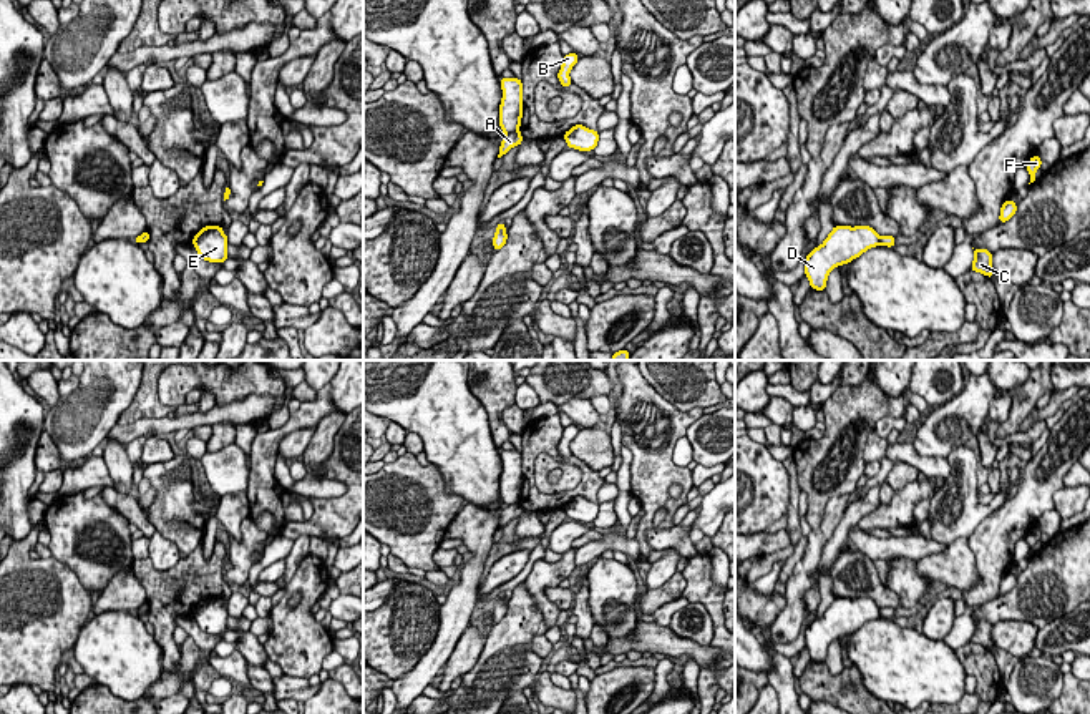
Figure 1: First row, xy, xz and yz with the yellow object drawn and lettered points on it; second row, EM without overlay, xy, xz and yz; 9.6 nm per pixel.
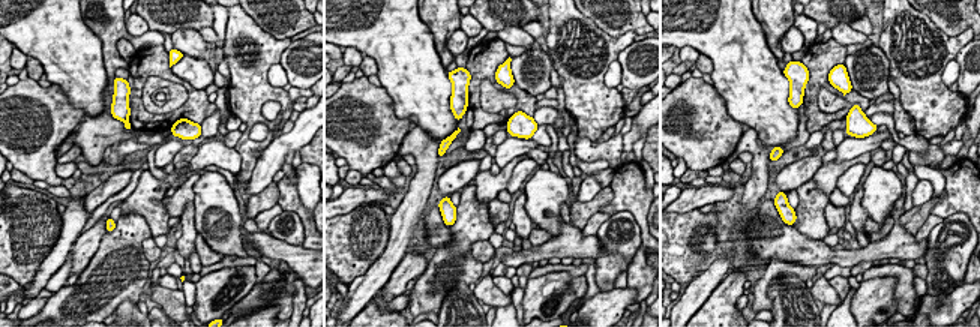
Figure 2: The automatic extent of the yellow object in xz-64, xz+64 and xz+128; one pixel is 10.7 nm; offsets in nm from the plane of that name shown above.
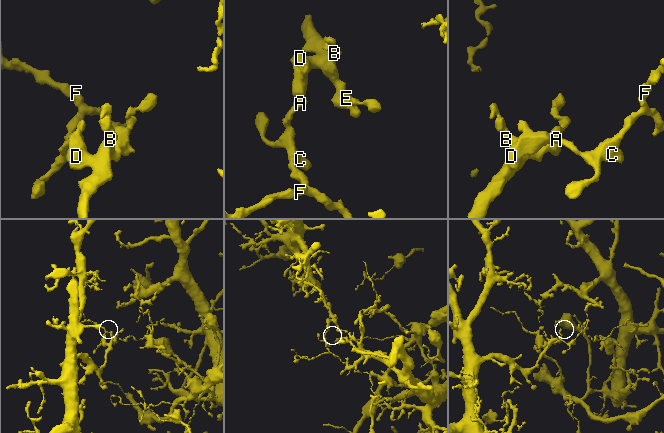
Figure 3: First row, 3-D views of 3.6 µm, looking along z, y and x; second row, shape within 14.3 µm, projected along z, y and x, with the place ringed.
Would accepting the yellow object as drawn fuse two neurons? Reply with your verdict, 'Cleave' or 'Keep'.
Cleave

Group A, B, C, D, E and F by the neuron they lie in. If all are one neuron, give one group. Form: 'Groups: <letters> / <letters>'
Groups: A C F / B D E

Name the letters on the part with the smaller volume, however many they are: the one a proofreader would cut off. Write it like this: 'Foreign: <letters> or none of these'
Foreign: A, C, F

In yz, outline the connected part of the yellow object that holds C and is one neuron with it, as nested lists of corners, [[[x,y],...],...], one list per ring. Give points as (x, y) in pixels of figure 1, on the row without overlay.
[[[974,621],[974,634],[971,643],[981,644],[987,649],[995,648],[992,641],[992,624],[987,621]]]

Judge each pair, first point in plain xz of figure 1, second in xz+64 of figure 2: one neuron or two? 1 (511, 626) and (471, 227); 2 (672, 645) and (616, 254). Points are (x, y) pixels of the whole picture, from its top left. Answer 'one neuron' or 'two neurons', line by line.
1: one neuron
2: two neurons

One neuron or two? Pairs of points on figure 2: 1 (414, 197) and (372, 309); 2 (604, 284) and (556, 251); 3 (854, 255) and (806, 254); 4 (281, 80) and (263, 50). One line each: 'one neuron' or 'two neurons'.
1: two neurons
2: two neurons
3: one neuron
4: two neurons

